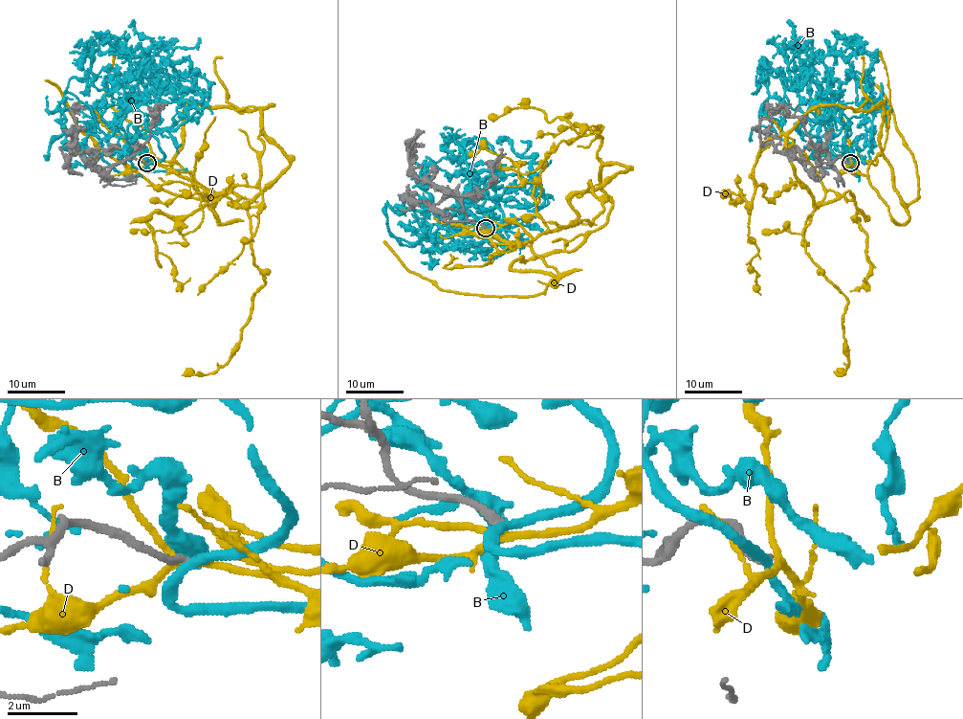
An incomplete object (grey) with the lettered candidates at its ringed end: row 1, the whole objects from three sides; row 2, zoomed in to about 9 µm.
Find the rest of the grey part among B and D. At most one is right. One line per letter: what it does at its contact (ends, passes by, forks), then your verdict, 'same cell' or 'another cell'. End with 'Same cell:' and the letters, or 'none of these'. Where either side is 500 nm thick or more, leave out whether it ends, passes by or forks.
B: it forks | another cell
D: it forks | another cell
Same cell: none of these

